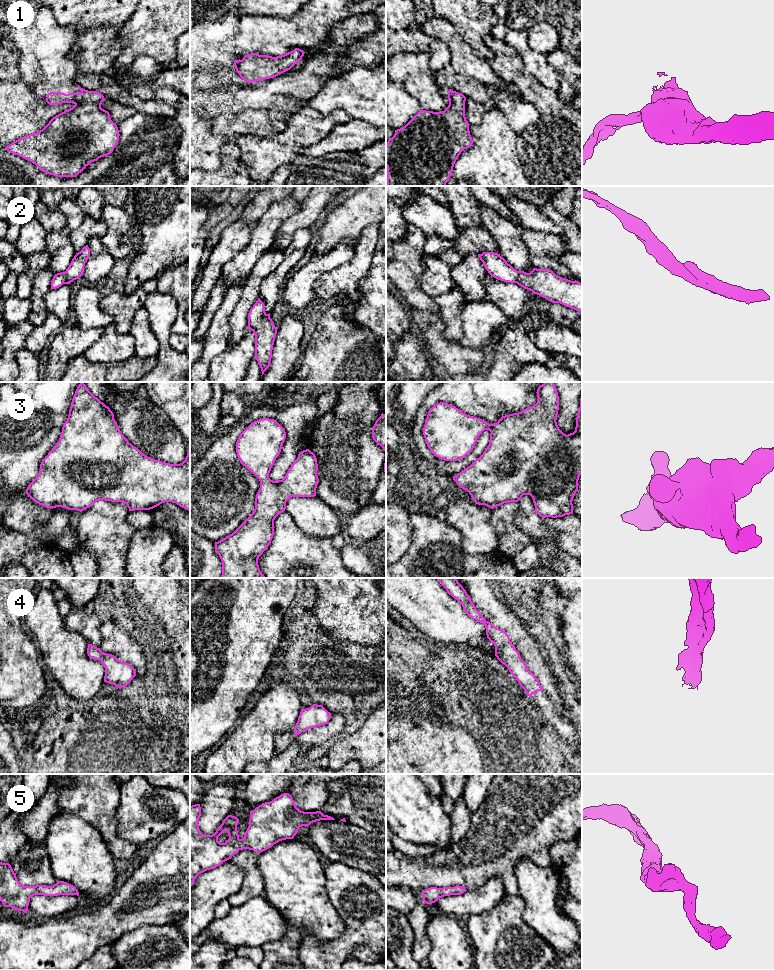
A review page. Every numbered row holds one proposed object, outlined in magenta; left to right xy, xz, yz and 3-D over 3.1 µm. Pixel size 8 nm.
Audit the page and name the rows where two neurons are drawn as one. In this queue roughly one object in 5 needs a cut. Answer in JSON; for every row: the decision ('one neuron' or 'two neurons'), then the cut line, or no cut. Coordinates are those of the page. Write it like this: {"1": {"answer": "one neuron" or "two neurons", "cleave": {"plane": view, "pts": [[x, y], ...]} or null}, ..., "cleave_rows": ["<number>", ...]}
{"1": {"answer": "one neuron", "cleave": null}, "2": {"answer": "one neuron", "cleave": null}, "3": {"answer": "one neuron", "cleave": null}, "4": {"answer": "one neuron", "cleave": null}, "5": {"answer": "one neuron", "cleave": null}, "cleave_rows": []}

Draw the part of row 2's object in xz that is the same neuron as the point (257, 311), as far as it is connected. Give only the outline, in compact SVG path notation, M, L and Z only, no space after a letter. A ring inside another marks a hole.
M258 299L248 313L248 329L255 334L255 359L262 375L269 368L277 329L265 312L264 303ZM261 375L261 376L262 376Z

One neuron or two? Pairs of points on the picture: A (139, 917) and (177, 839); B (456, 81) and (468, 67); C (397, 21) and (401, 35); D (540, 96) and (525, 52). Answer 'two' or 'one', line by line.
A: one
B: two
C: two
D: two

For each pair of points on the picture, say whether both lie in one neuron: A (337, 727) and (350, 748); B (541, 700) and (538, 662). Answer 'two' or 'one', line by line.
A: two
B: two

